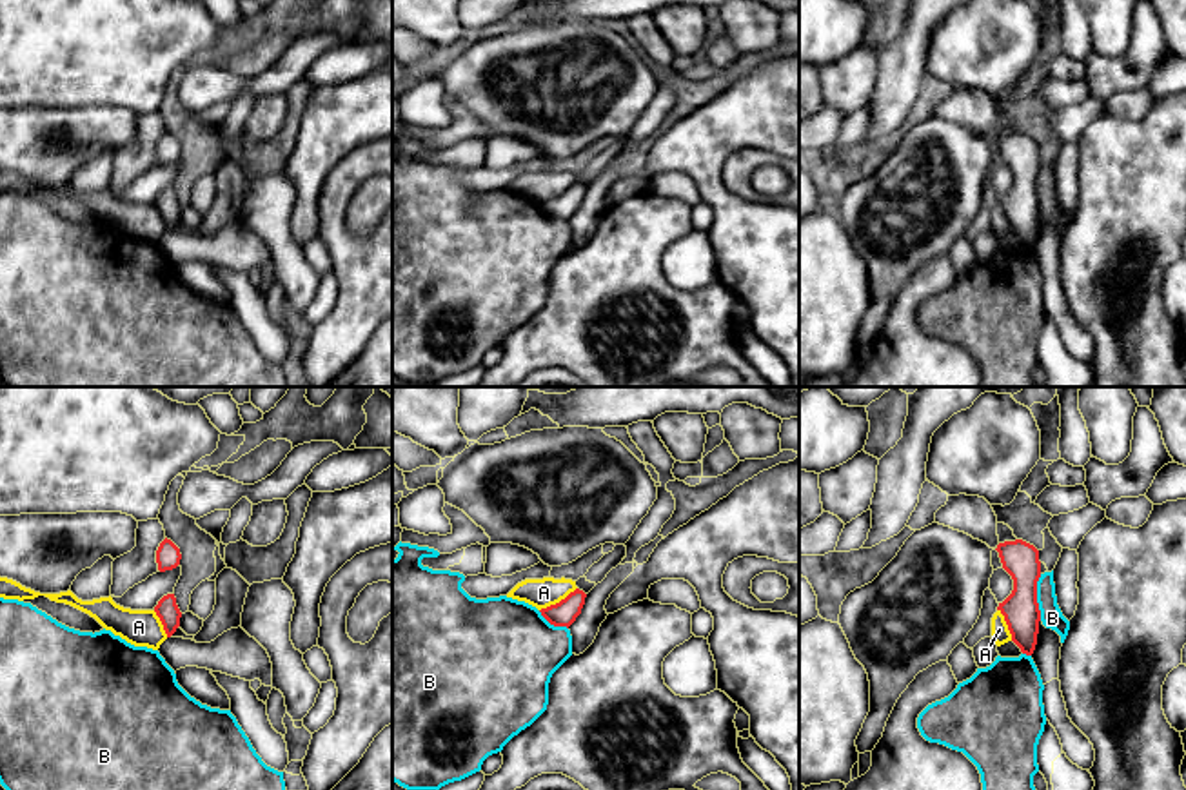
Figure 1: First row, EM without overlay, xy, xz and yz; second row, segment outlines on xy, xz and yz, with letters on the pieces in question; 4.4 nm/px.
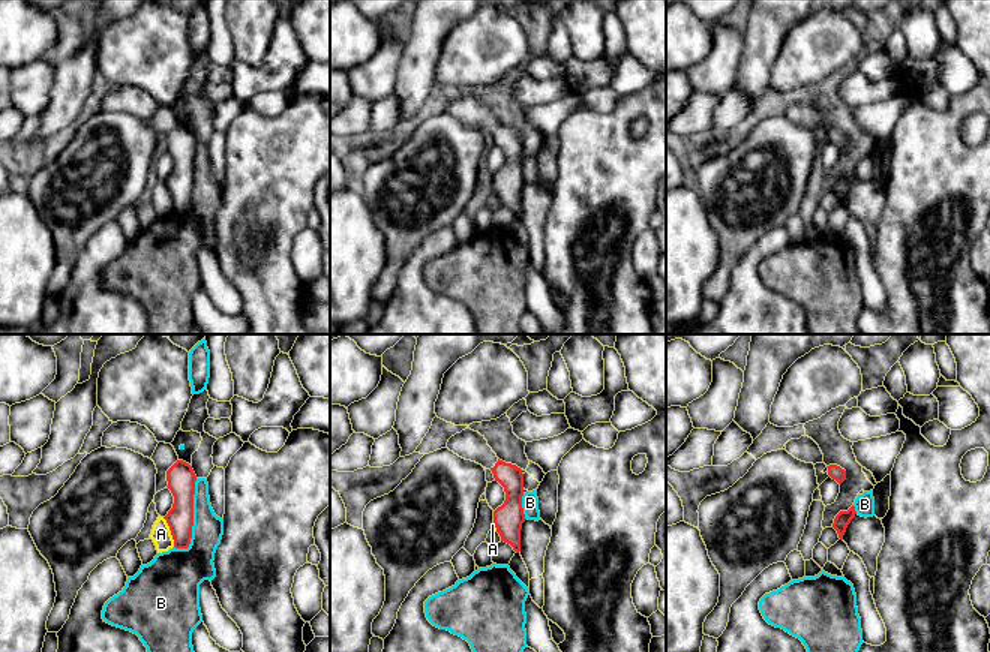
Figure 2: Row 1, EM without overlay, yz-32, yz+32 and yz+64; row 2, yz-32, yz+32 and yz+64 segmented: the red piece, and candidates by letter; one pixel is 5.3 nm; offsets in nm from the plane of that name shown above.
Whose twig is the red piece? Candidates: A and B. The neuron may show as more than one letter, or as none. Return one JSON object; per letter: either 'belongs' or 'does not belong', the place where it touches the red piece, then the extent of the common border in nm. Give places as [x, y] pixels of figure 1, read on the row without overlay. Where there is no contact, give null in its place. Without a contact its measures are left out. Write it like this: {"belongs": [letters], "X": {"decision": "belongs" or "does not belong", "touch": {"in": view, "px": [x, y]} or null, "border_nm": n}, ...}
{"belongs": [], "A": {"decision": "does not belong", "touch": {"in": "xz", "px": [560, 195]}, "border_nm": 200}, "B": {"decision": "does not belong", "touch": {"in": "yz", "px": [1036, 191]}, "border_nm": 200}}

